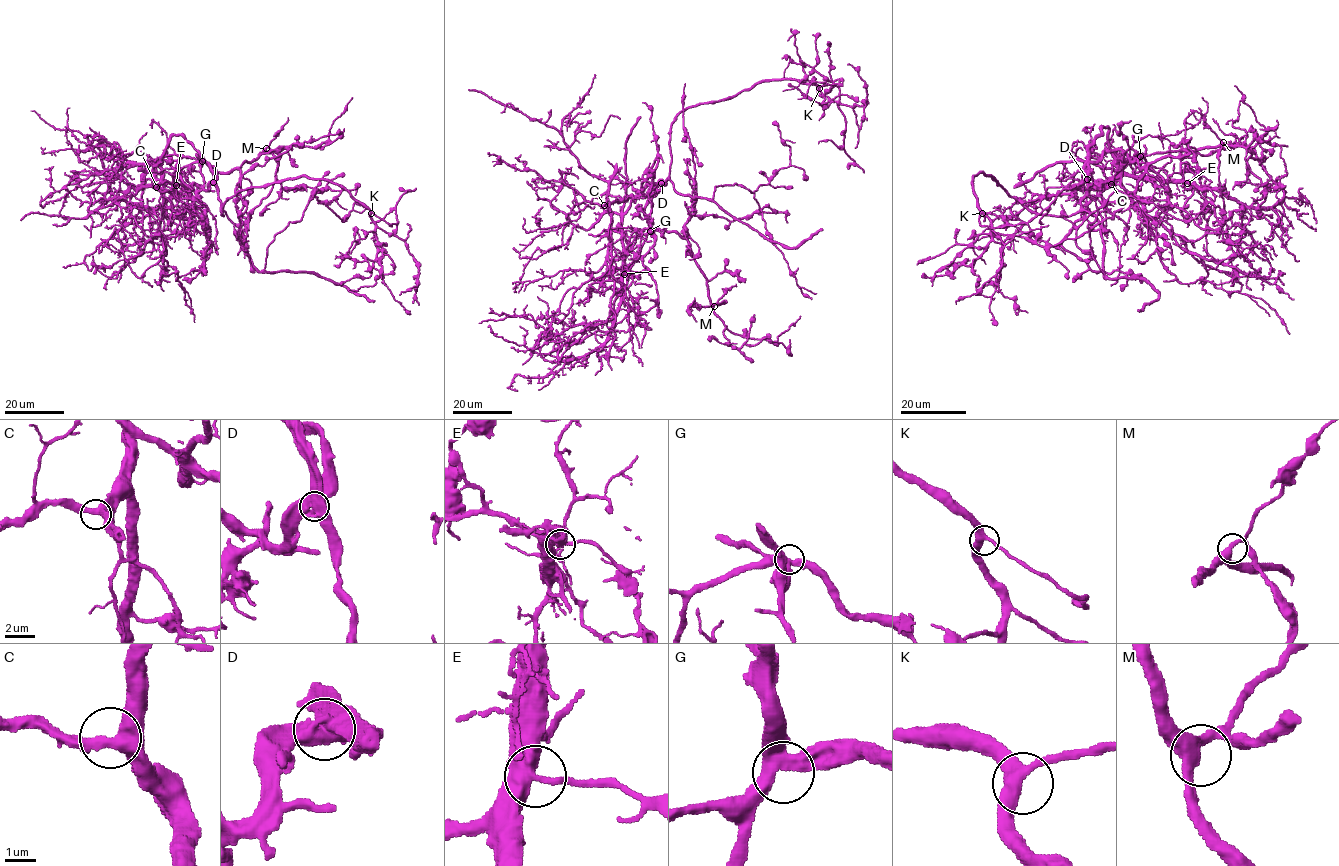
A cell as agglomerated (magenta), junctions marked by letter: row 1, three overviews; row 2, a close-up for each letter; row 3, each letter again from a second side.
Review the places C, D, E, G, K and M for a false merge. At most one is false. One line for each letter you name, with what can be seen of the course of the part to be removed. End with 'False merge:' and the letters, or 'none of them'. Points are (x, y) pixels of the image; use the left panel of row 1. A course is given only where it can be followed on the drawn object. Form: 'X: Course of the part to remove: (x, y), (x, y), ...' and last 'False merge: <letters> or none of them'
D: Course of the part to remove: (213, 182), (222, 215), (226, 201), (248, 188), (302, 176), (341, 185), (413, 257), (417, 285), (399, 295)
False merge: D

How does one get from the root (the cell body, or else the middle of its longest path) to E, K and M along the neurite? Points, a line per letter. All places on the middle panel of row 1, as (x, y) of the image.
E: (669, 177), (651, 194), (641, 194), (633, 201), (623, 215), (624, 274)
K: (669, 177), (670, 126), (687, 107), (728, 98), (773, 80), (798, 79), (819, 88)
M: (669, 177), (651, 194), (648, 227), (677, 231), (688, 241), (694, 260), (706, 278), (709, 299), (714, 306)

